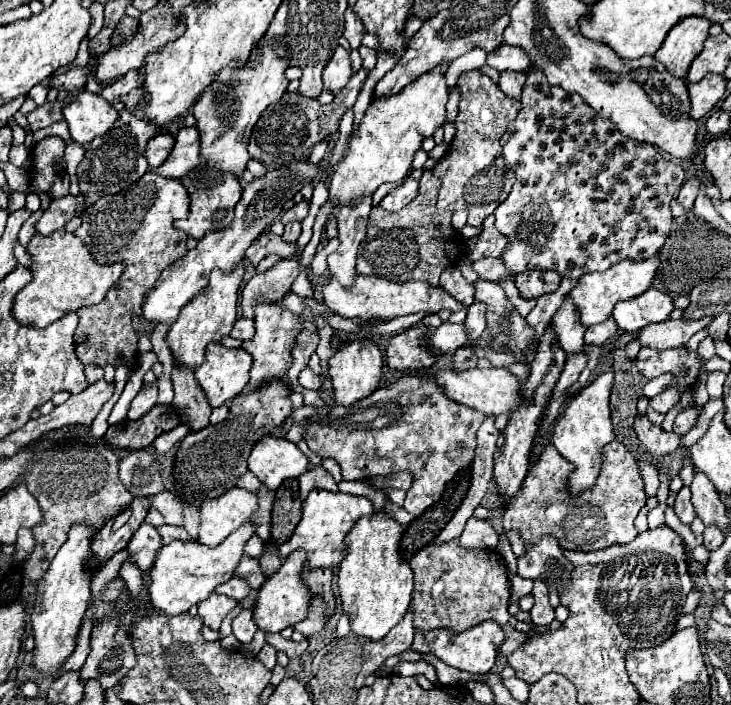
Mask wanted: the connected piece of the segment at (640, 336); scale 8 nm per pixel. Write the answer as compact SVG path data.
M668 318L666 322L658 324L648 324L640 328L636 334L636 340L640 340L640 346L656 348L656 350L668 350L668 348L682 348L698 330L702 330L712 318L704 320L672 320Z

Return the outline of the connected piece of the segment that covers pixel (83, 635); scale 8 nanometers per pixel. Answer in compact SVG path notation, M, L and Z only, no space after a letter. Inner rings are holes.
M84 618L82 620L82 628L78 634L78 642L76 642L76 650L72 652L72 658L68 658L68 662L64 664L64 672L68 670L80 670L84 666L84 660L88 658L90 652L90 632L92 632L92 618Z

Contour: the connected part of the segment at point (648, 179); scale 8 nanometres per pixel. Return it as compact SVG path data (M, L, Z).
M534 66L528 70L528 78L526 78L526 84L524 84L522 110L518 112L516 120L512 120L512 124L508 124L508 130L500 138L500 144L502 144L502 156L506 158L508 166L516 174L516 184L512 186L512 192L494 210L496 228L498 228L498 232L502 232L508 238L508 246L504 248L502 262L504 262L504 266L508 268L508 272L512 276L524 274L524 272L530 272L530 270L540 270L540 272L556 270L562 278L578 280L586 272L608 270L610 266L614 266L614 248L616 248L616 260L620 258L618 262L622 262L622 260L642 262L644 258L652 258L652 254L656 254L664 246L668 234L672 232L674 216L670 212L670 200L672 200L672 194L676 192L676 188L686 180L684 168L678 162L668 160L664 154L660 154L660 150L656 146L652 146L648 142L638 142L638 140L624 138L620 134L620 130L616 130L616 126L612 126L612 122L600 118L578 94L568 94L566 90L560 90L560 86L552 86L544 78L544 74L540 74L540 70L536 70Z

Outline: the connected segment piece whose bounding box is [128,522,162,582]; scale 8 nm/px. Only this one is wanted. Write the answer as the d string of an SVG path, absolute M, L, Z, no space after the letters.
M144 522L140 524L140 528L136 530L136 534L132 536L132 542L128 544L128 552L132 554L132 558L136 558L136 564L140 570L144 570L144 580L148 582L148 568L154 562L156 550L162 546L162 536L158 534L156 526Z

